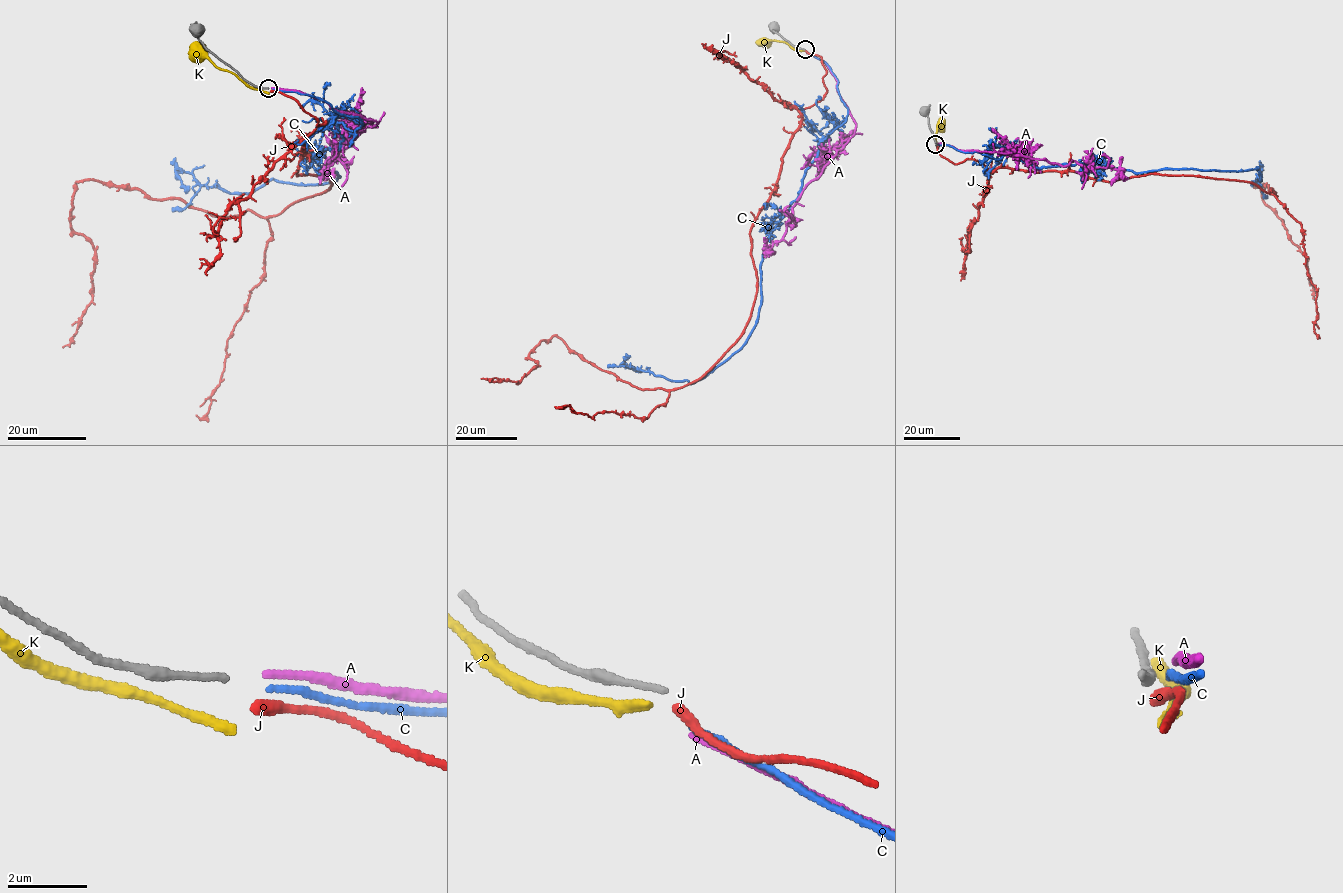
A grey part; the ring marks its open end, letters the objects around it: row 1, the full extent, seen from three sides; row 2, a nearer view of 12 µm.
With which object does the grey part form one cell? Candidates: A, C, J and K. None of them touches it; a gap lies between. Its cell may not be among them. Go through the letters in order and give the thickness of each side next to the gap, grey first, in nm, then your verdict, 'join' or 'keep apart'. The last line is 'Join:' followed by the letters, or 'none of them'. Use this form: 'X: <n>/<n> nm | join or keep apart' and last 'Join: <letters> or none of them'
A: 150/180 nm | keep apart
C: 150/130 nm | join
J: 150/280 nm | keep apart
K: 150/320 nm | keep apart
Join: C

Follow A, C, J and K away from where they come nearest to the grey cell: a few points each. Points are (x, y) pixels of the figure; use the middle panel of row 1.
A: (806, 53), (823, 61), (835, 78), (855, 131), (799, 197), (779, 241), (770, 248), (764, 237)
C: (807, 52), (830, 68), (847, 116), (821, 142), (769, 237), (749, 337), (691, 383), (623, 365), (625, 355)
J: (805, 50), (826, 93), (751, 229), (750, 319), (708, 370), (639, 389), (553, 336), (519, 382), (481, 378)
K: (802, 50), (792, 49), (784, 42), (765, 43)

